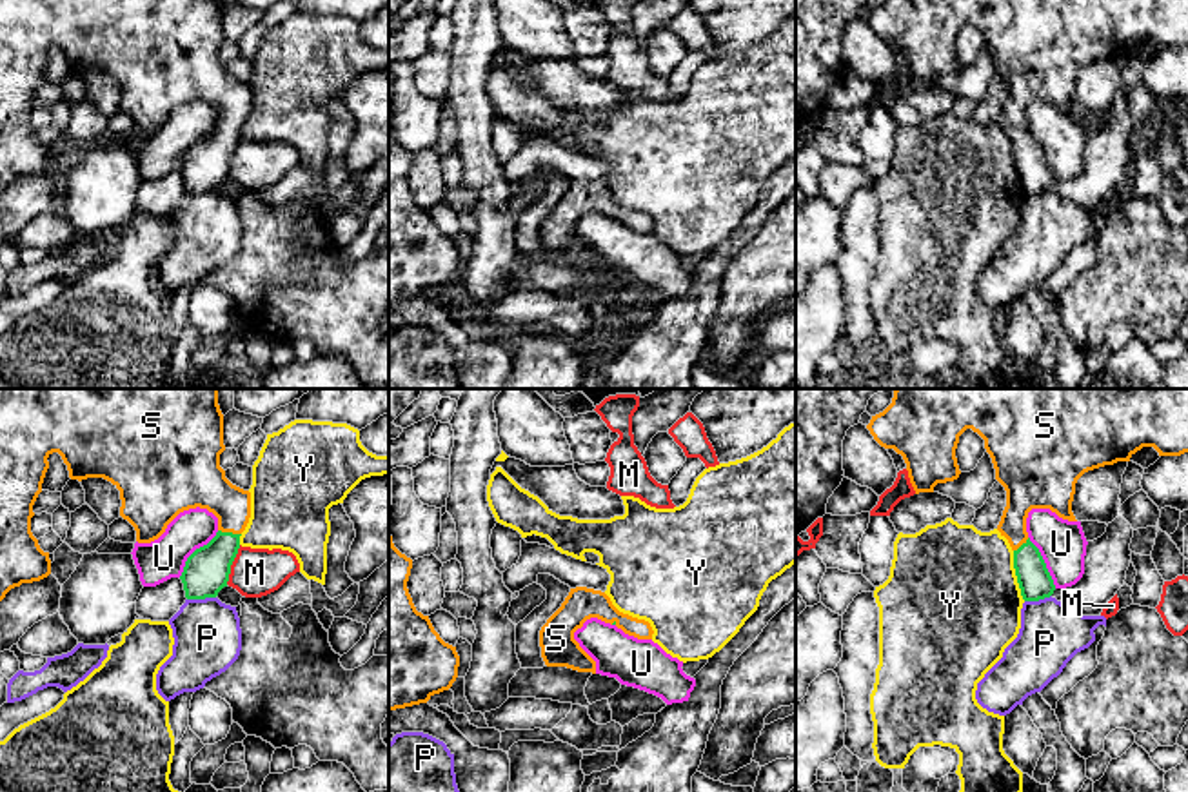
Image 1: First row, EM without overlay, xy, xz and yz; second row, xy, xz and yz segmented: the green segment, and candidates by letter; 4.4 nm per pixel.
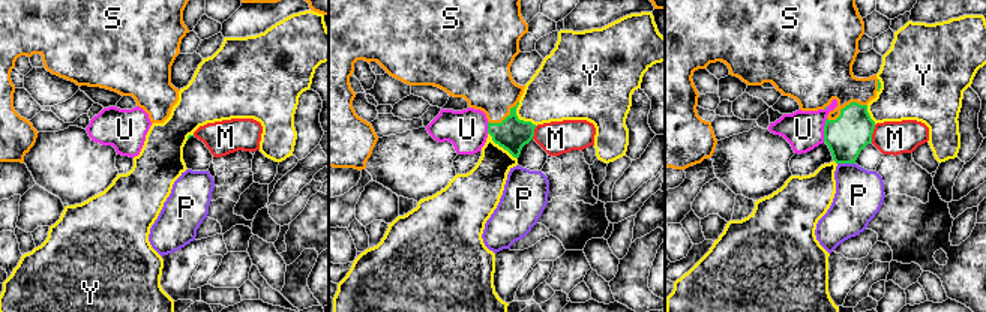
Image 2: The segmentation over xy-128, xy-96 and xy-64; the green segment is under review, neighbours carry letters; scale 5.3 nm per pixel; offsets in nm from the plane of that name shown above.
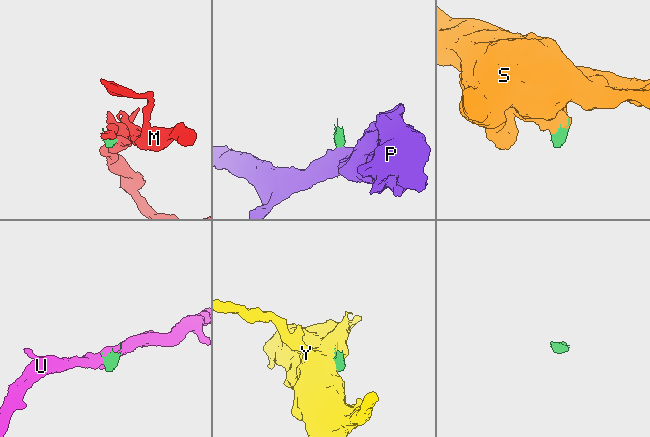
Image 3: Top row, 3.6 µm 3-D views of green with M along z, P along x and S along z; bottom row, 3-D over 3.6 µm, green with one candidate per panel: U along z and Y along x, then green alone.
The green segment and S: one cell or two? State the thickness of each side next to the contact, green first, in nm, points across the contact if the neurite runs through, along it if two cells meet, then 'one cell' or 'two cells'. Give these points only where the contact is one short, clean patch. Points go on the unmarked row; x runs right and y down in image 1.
200 nm thick on the green side, 220 nm on the other; runs through xy (206, 166), (229, 126), (229, 104), (202, 77); one cell

